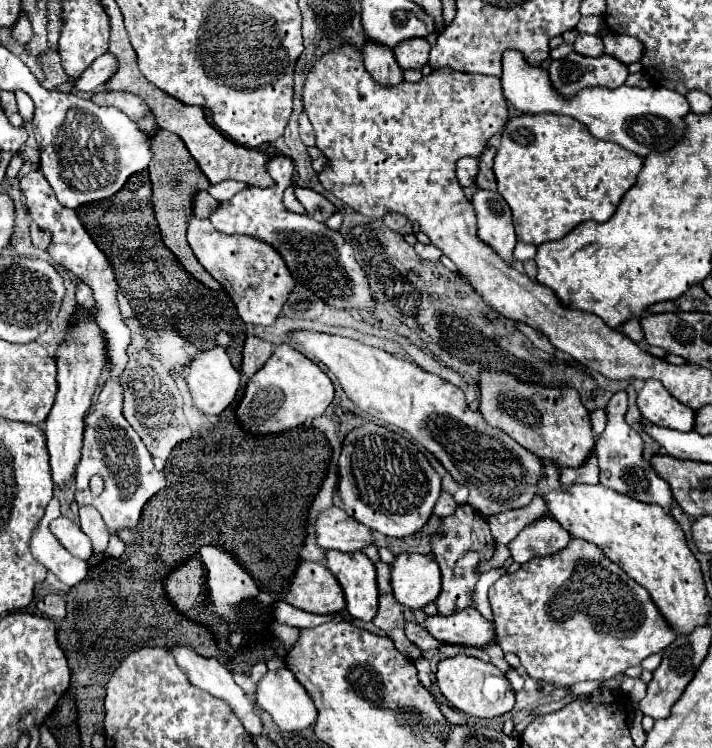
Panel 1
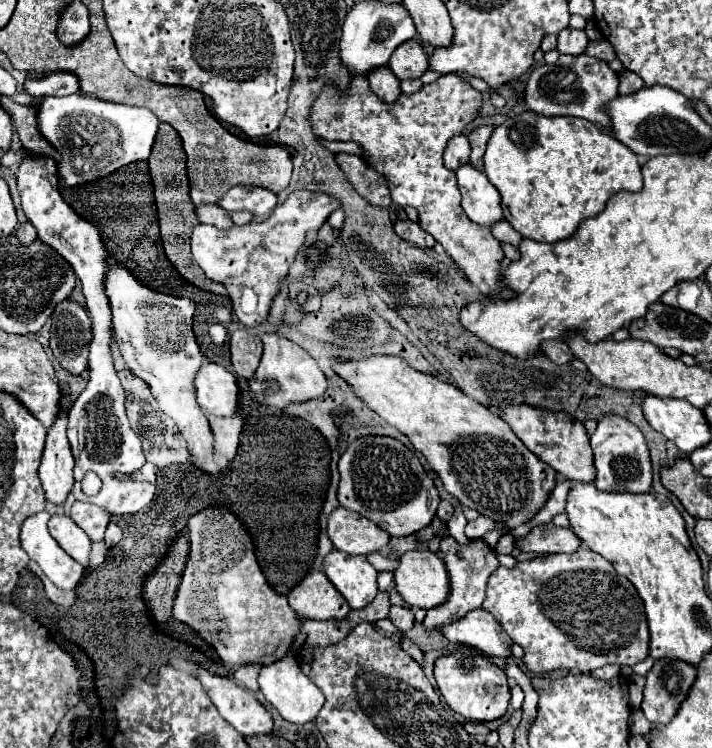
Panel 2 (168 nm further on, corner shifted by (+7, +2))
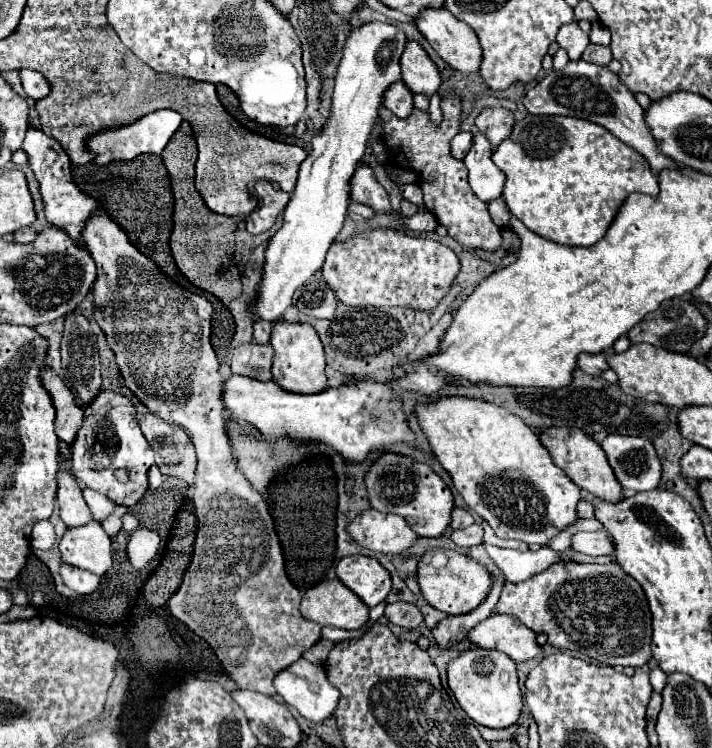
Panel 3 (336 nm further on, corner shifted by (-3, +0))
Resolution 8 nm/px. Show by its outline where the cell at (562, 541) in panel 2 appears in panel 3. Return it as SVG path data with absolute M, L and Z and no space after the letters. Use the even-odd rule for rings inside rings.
M601 530L601 532L577 532L573 536L573 550L589 556L603 556L615 552L613 538Z

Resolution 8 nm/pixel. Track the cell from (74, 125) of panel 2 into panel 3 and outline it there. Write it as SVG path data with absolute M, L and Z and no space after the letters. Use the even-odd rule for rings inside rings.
M155 110L147 116L143 116L141 120L137 120L135 124L127 124L127 126L121 126L117 130L111 130L111 132L101 132L99 136L93 136L91 142L89 142L89 150L95 152L95 162L99 166L103 164L109 164L113 160L131 160L139 154L161 154L163 148L167 146L169 138L177 132L177 128L181 126L183 118L179 112L175 110Z

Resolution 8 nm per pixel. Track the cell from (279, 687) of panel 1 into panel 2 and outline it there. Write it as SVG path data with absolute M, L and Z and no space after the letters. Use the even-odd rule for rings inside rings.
M287 654L285 658L261 668L259 690L265 696L265 700L281 714L281 718L287 722L293 722L293 724L305 724L305 722L313 720L325 702L323 692L301 672L293 654Z

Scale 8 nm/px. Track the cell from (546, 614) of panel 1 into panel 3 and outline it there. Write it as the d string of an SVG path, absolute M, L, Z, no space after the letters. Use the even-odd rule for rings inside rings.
M553 564L523 582L505 582L497 612L517 616L533 632L545 632L549 644L579 650L607 666L643 666L651 658L651 610L641 586L629 578L619 564Z

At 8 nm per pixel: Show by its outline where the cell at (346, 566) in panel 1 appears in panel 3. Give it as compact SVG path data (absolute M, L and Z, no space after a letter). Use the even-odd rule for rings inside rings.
M353 554L337 564L337 578L353 590L369 608L383 602L391 590L389 572L373 556Z

